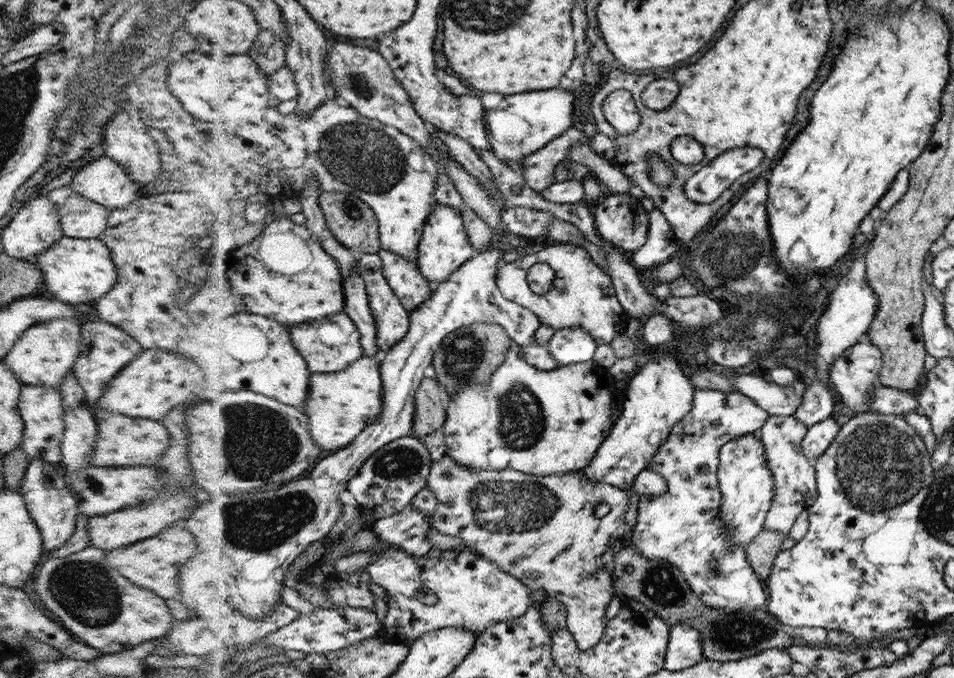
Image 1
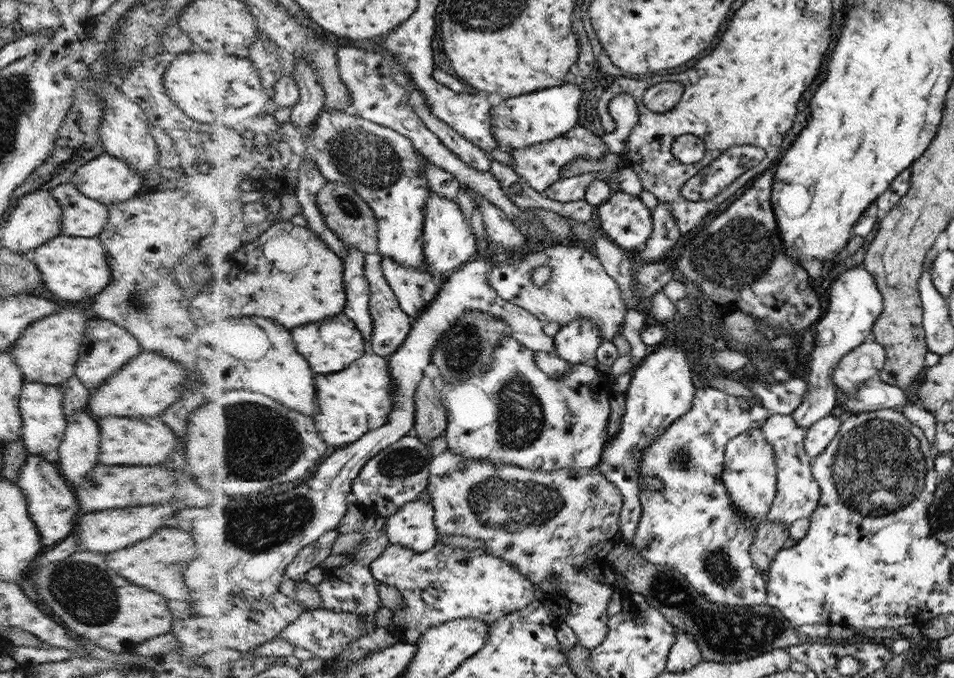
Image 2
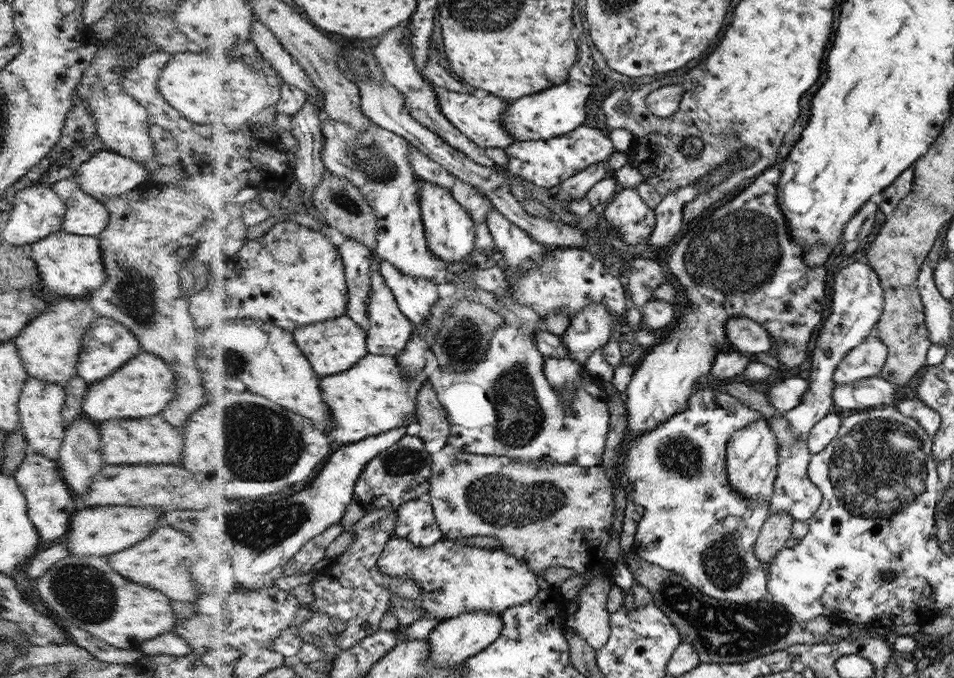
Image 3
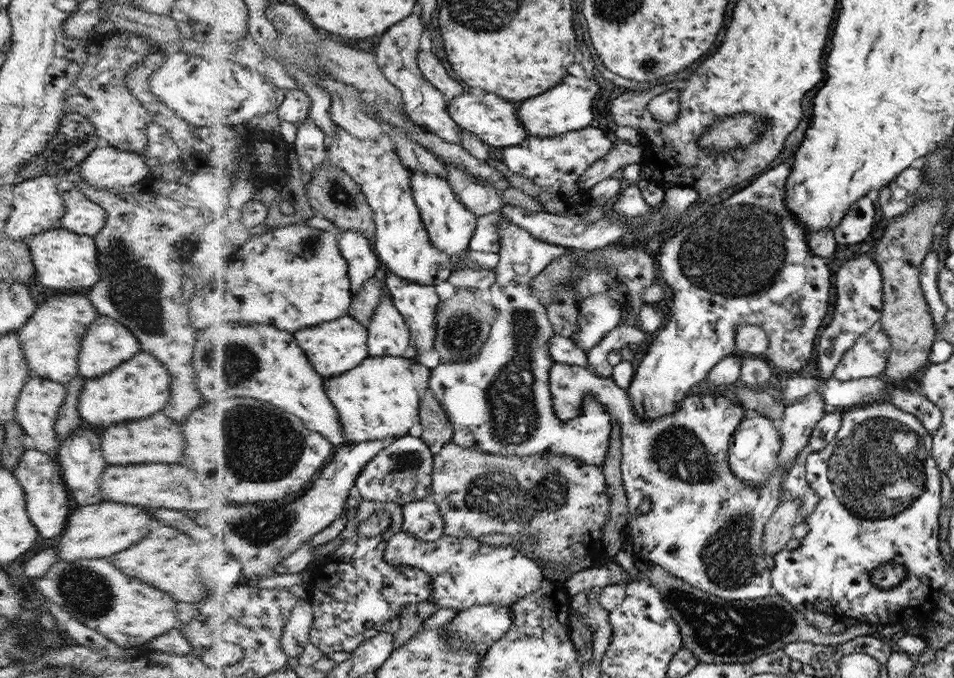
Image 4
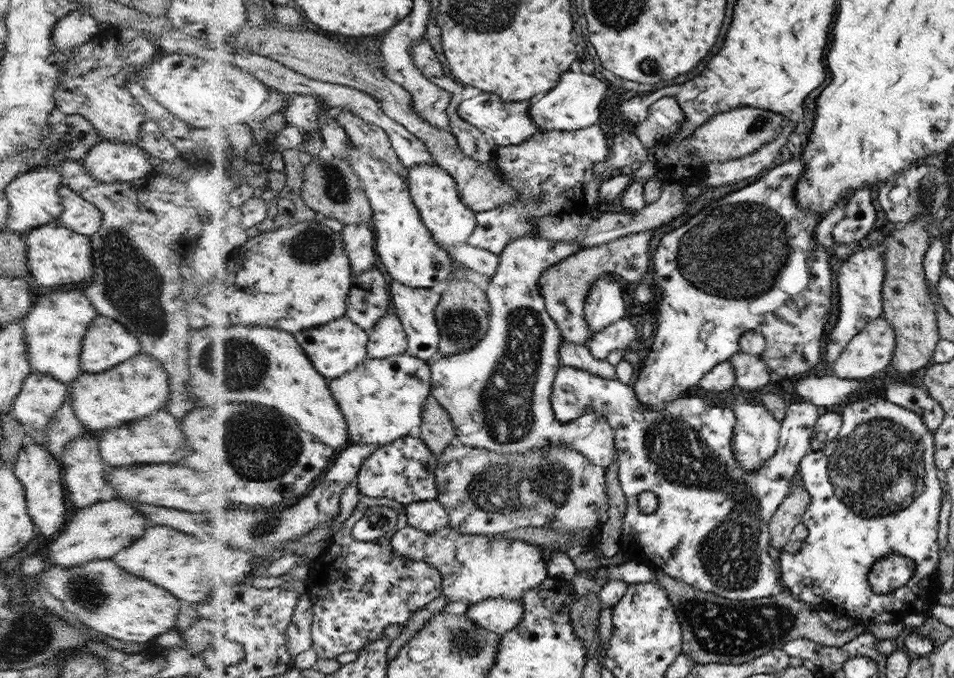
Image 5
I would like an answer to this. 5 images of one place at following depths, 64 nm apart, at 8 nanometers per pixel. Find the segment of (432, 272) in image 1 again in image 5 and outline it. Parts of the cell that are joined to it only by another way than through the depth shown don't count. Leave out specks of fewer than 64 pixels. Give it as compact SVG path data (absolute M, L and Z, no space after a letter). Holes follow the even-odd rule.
M419 164L408 170L413 199L421 209L425 223L441 246L466 243L477 228L477 213L464 203L457 180L441 165Z

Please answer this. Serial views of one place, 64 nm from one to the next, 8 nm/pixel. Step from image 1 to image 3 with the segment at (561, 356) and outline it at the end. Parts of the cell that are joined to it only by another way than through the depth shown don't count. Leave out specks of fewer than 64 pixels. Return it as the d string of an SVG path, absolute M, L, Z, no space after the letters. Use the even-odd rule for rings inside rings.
M590 305L576 314L562 335L562 341L569 346L569 358L584 366L594 351L609 343L614 324L614 313L606 305Z

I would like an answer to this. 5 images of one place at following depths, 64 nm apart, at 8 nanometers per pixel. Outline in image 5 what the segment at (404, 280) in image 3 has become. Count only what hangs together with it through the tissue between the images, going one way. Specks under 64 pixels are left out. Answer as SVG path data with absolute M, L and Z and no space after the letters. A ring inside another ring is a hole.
M396 280L391 283L391 292L394 298L394 310L404 324L409 335L409 354L428 360L436 352L441 352L442 330L437 320L443 294L435 292L431 288L418 288L402 284Z

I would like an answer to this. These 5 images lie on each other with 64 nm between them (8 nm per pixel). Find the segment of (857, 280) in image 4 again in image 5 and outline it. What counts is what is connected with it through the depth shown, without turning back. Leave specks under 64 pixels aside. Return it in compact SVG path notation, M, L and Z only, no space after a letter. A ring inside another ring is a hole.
M881 246L878 248L858 248L853 255L848 256L839 268L836 278L838 284L838 322L834 328L824 334L824 362L830 368L840 356L848 342L860 333L866 324L883 315L883 291L885 284L885 255Z

